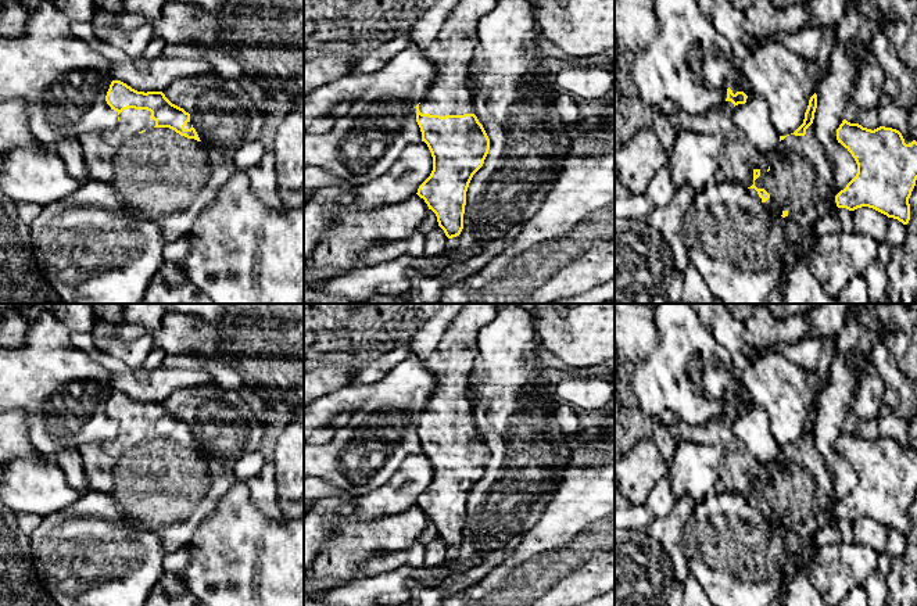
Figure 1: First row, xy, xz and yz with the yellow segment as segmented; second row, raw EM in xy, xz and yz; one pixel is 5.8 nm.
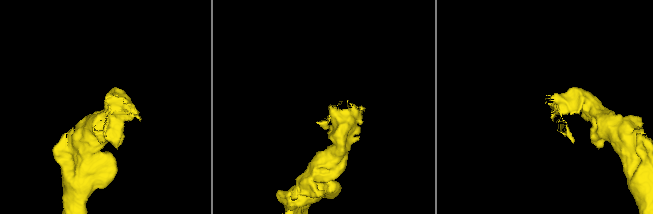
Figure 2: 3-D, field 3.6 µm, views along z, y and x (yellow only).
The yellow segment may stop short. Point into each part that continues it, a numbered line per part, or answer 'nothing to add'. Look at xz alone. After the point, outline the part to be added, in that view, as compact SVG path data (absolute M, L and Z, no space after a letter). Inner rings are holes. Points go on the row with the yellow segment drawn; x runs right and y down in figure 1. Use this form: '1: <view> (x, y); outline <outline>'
1: xz (452, 52); outline M459 0L425 57L436 65L434 83L419 104L422 114L474 114L476 104L469 86L469 73L479 47L477 25L491 12L497 0Z

